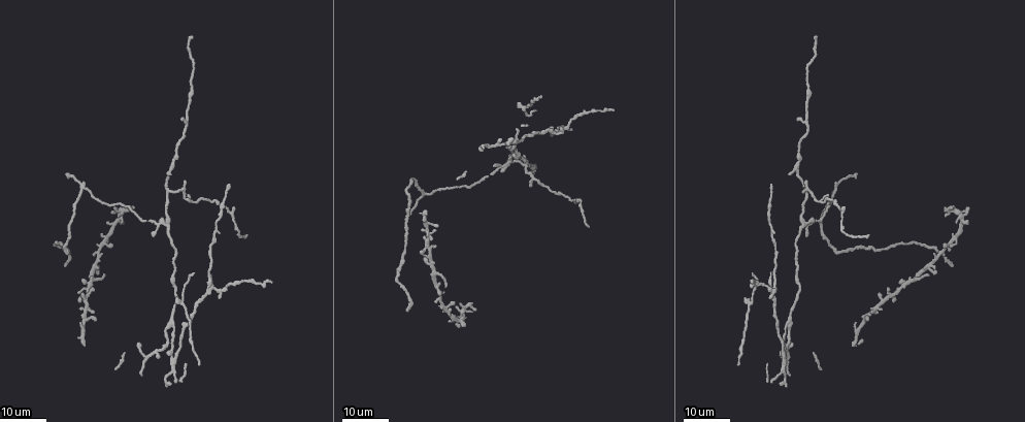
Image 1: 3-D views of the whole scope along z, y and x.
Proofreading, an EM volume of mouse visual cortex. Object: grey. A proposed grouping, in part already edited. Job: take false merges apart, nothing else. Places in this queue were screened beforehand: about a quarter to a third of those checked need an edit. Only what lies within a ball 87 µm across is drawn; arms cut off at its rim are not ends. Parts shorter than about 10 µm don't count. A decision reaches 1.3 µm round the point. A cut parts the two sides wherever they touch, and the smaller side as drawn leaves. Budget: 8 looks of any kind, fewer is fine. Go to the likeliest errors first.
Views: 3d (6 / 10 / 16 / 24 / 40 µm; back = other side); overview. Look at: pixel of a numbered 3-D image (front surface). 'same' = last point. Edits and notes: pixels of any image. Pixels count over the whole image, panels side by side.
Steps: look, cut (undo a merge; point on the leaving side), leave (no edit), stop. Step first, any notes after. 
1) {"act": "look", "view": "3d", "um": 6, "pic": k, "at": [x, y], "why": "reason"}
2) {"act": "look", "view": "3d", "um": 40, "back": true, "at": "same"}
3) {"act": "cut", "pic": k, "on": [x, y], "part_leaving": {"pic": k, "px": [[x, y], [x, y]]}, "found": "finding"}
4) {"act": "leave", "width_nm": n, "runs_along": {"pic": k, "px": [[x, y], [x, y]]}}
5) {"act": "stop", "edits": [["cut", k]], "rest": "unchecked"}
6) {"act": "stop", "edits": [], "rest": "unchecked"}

{"act": "look", "view": "3d", "um": 16, "pic": 1, "at": [513, 148], "why": "three-way junction"}

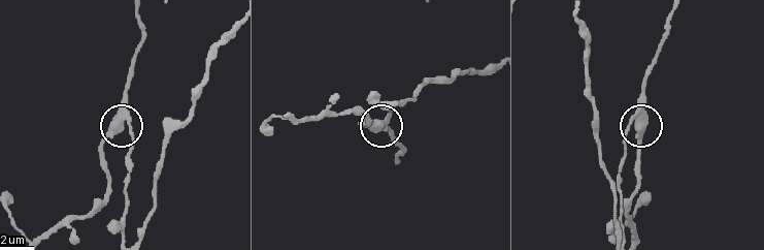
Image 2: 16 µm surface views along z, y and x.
{"act": "look", "view": "3d", "um": 6, "pic": 2, "at": [637, 120]}

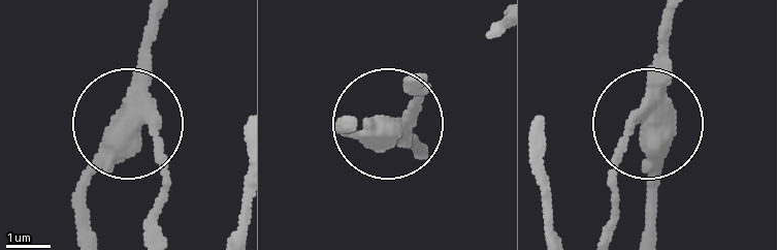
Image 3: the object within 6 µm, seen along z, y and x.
{"act": "cut", "pic": 3, "on": [161, 150], "side_arm_um": 26, "part_leaving": {"pic": 3, "px": [[141, 90], [163, 142], [153, 230]]}, "found": "a second cell is stuck on"}

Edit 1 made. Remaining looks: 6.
{"act": "look", "view": "3d", "um": 16, "pic": 1, "at": [169, 190], "why": "branch point"}

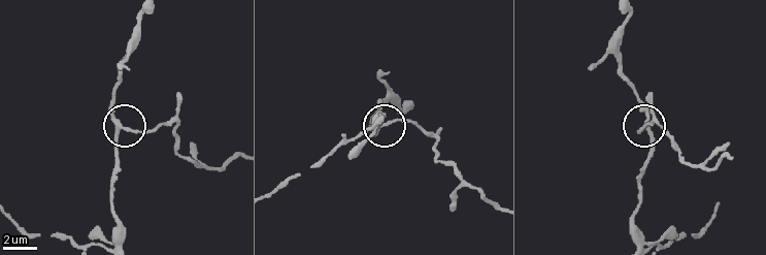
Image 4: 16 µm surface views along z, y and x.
{"act": "look", "view": "3d", "um": 6, "pic": 4, "at": [124, 128]}

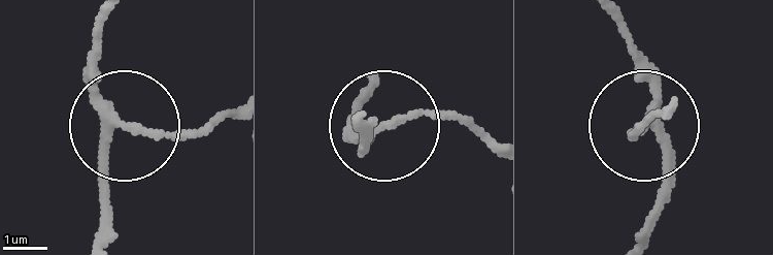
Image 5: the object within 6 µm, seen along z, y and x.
{"act": "look", "view": "3d", "um": 6, "back": true, "pic": 5, "at": [380, 131]}

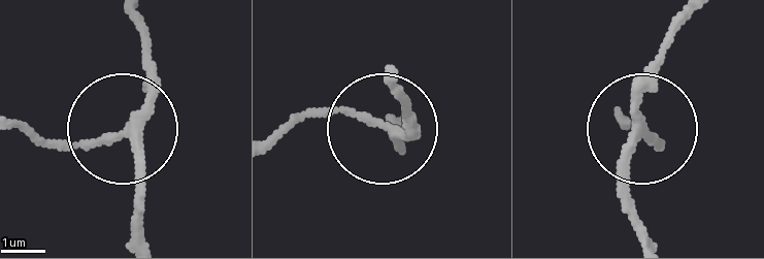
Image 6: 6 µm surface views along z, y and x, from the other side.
{"act": "leave", "width_nm": 200, "found": "all the same cell"}

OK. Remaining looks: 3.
{"act": "look", "view": "3d", "um": 24, "pic": 1, "at": [810, 224], "why": "three arms meet"}

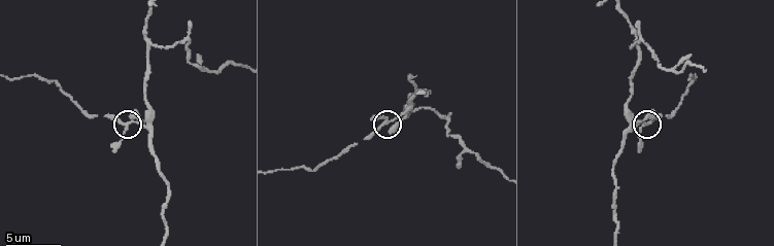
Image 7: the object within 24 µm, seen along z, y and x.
{"act": "look", "view": "3d", "um": 10, "pic": 7, "at": [648, 124]}

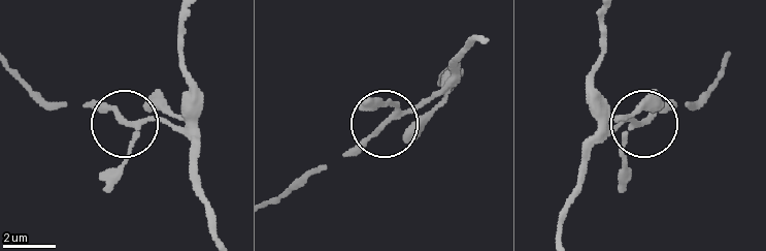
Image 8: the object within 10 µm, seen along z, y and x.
{"act": "leave", "runs_along": {"pic": 8, "px": [[730, 57], [694, 104], [609, 124]]}, "found": "continuous, no second cell"}

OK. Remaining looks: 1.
{"act": "stop", "edits": [["cut", 3]], "rest": "unchecked"}

